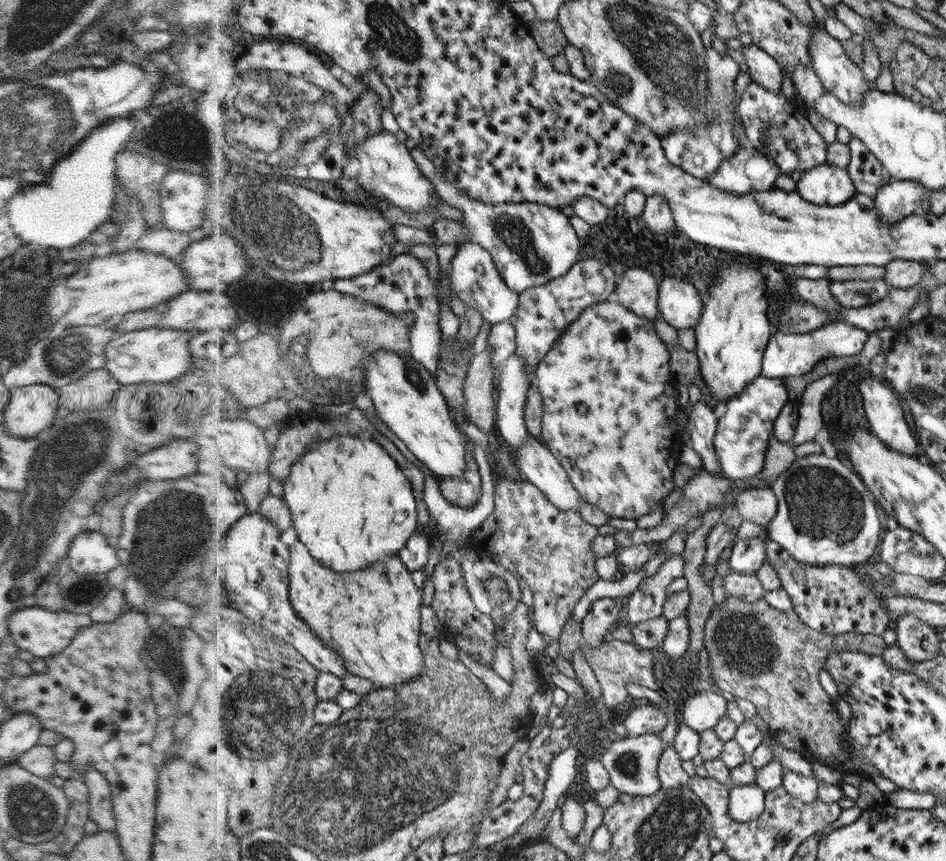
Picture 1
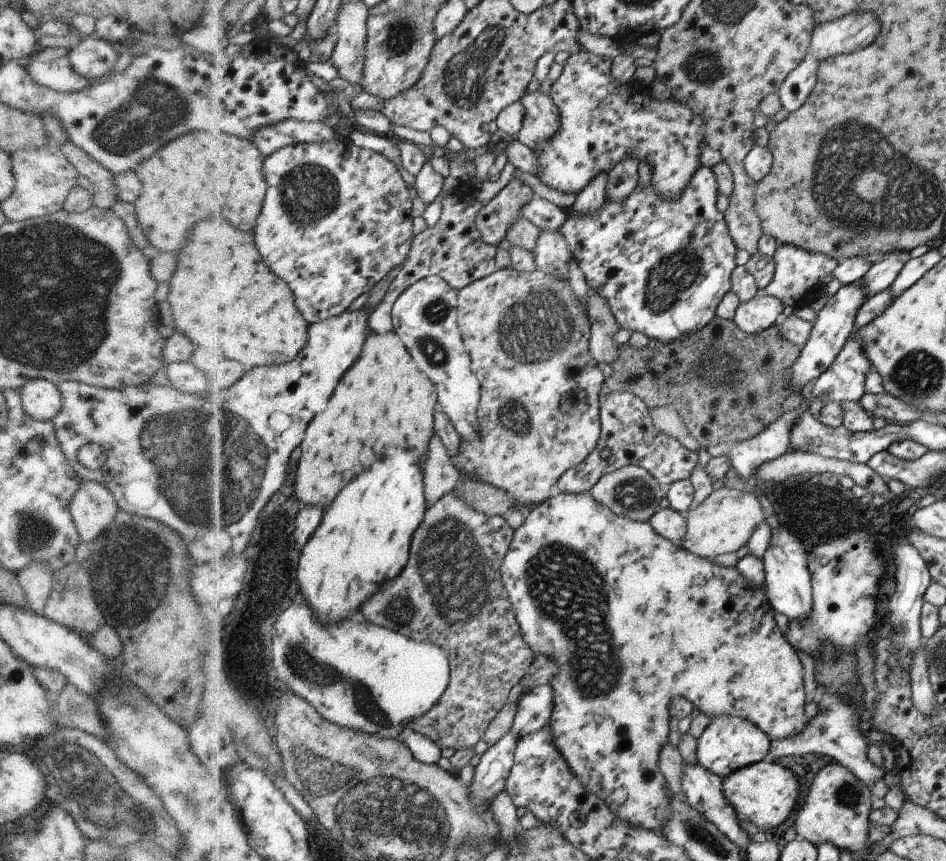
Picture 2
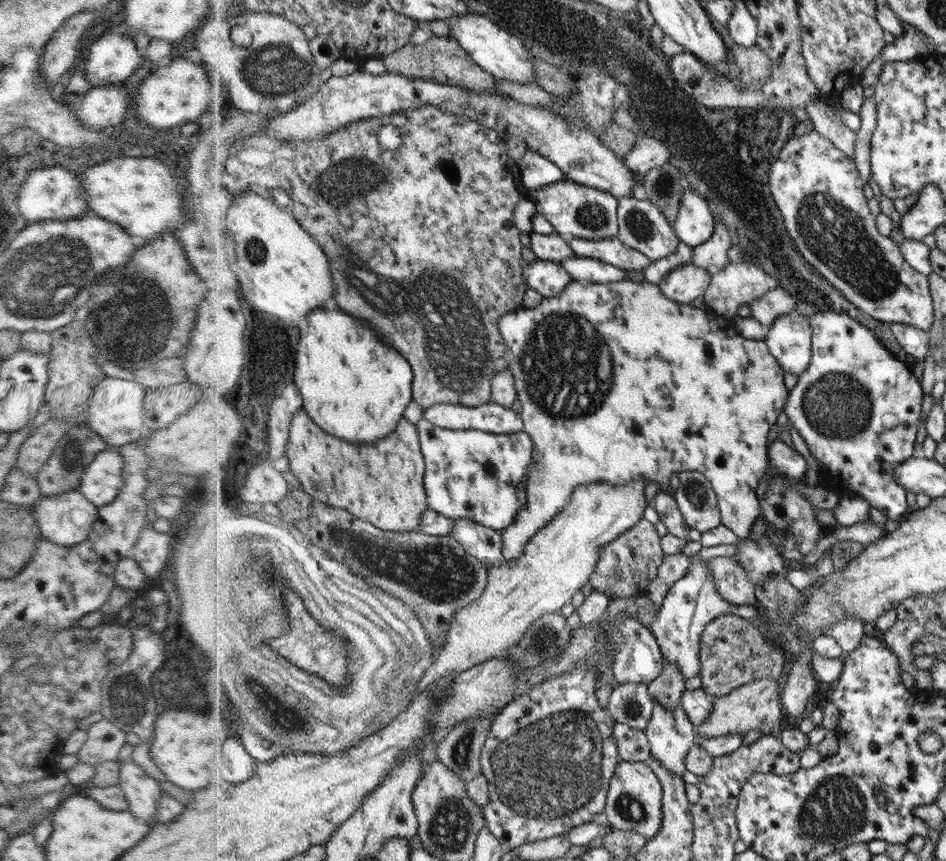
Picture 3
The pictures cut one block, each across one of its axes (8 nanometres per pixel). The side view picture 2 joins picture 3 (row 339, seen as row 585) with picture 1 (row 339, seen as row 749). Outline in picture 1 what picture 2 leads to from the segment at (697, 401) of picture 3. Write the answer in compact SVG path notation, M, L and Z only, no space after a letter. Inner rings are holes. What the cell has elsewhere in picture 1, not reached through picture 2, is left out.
M606 300L585 308L578 318L566 327L566 330L556 339L556 343L552 345L552 349L536 365L535 386L542 393L544 404L540 438L560 461L560 465L568 474L580 499L600 507L608 516L618 519L636 521L641 516L657 510L657 505L664 501L665 497L674 489L673 477L678 466L678 456L682 446L678 426L679 408L676 404L677 384L678 382L674 382L674 376L670 372L670 350L668 350L668 345L658 336L652 319L640 318L640 315L636 315L629 308L624 308L624 305L614 300Z

